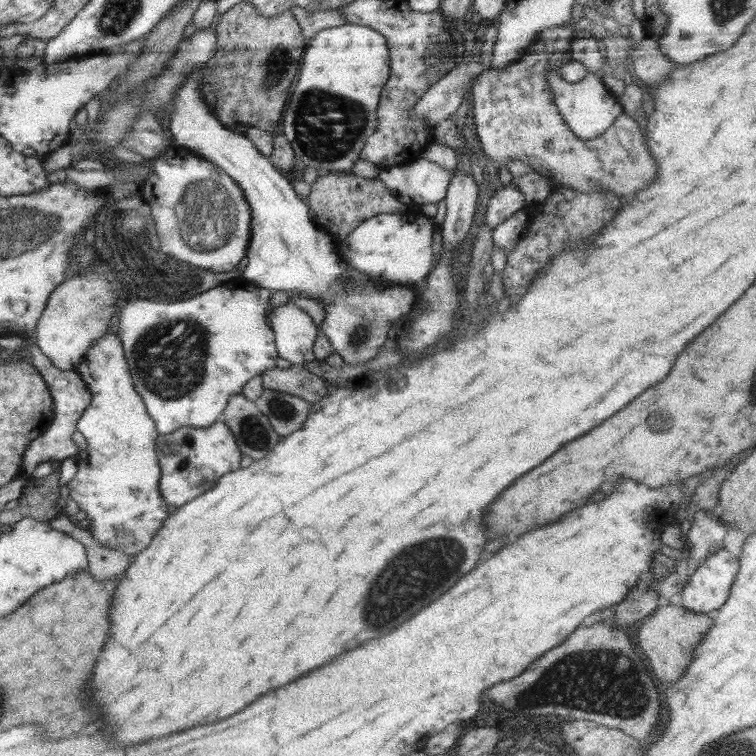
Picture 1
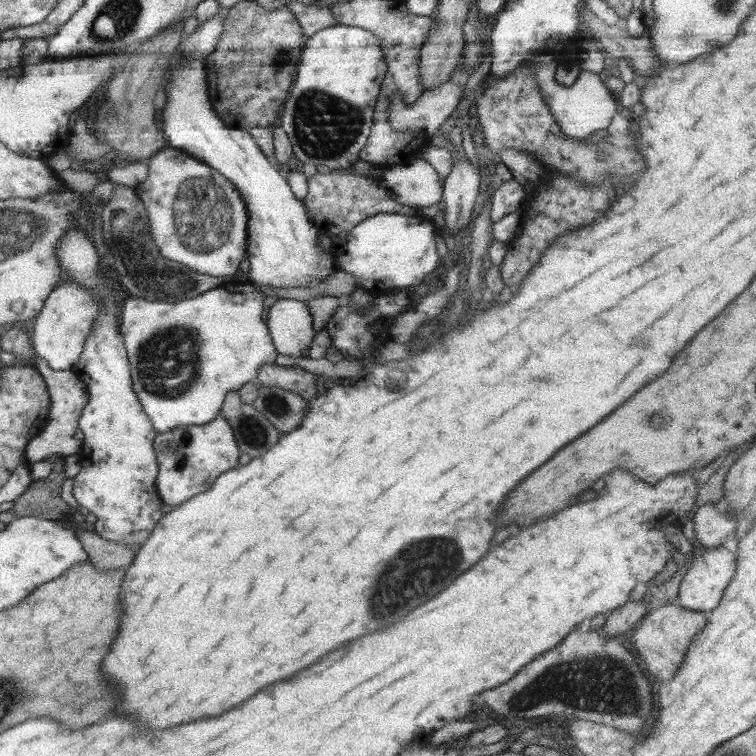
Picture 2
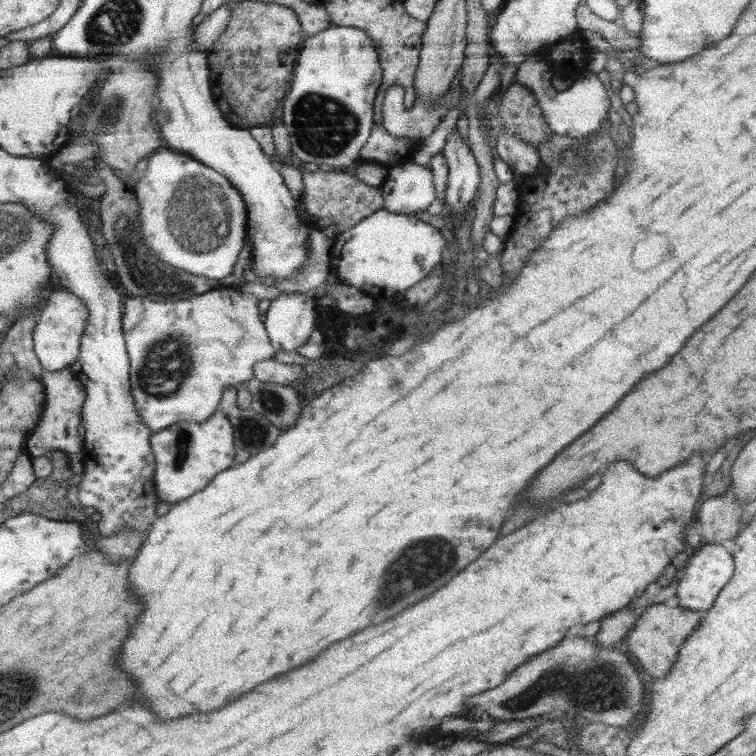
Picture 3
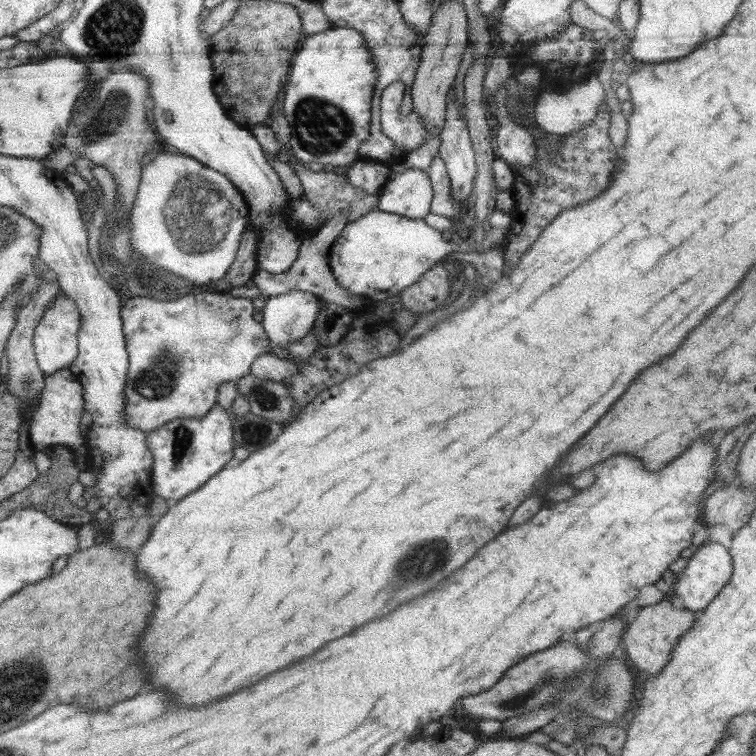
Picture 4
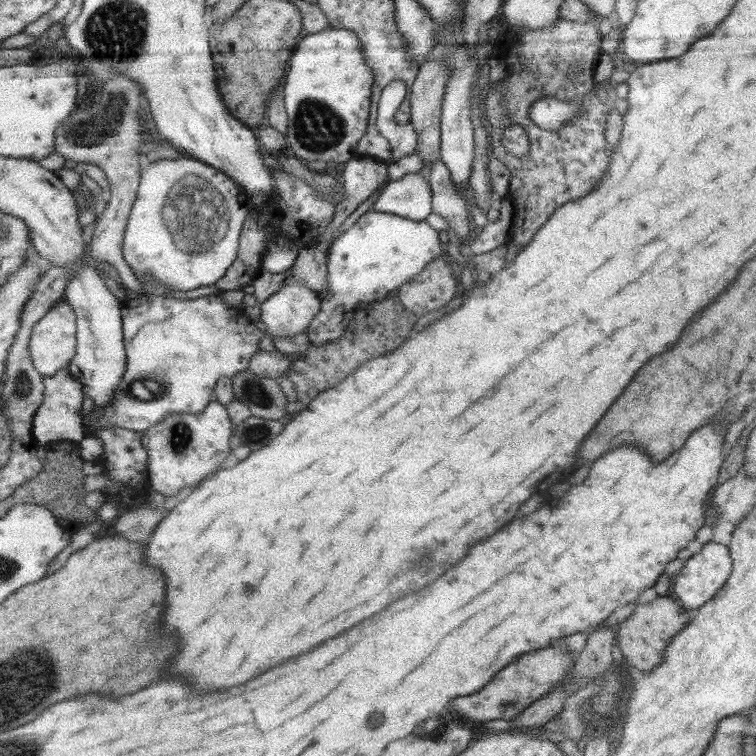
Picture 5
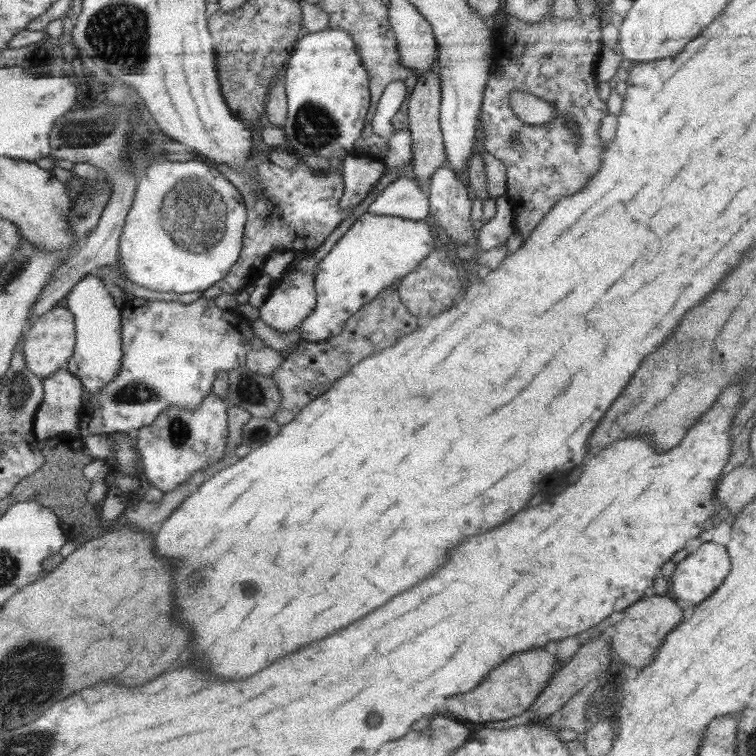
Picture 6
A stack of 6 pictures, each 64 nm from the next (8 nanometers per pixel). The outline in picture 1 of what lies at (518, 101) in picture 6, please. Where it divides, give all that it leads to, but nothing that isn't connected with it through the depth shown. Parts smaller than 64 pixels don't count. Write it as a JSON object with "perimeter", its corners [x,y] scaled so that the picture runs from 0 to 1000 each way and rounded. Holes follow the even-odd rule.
{"perimeter":[[[728,91],[722,95],[722,106],[725,111],[730,111],[738,151],[749,160],[755,173],[769,184],[794,183],[800,172],[811,165],[813,157],[824,149],[819,139],[817,124],[807,118],[803,108],[798,108],[780,95],[770,107],[755,111],[742,103],[738,94]]]}

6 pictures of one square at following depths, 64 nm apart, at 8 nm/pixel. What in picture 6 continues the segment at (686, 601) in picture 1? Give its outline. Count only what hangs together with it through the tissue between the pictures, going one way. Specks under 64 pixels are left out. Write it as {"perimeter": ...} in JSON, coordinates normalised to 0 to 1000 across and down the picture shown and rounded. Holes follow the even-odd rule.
{"perimeter":[[[942,716],[931,717],[921,729],[910,733],[906,741],[894,746],[894,754],[885,765],[889,769],[886,780],[889,780],[893,794],[910,795],[918,800],[926,799],[956,772],[966,753],[966,738],[960,725],[955,720],[946,720]]]}

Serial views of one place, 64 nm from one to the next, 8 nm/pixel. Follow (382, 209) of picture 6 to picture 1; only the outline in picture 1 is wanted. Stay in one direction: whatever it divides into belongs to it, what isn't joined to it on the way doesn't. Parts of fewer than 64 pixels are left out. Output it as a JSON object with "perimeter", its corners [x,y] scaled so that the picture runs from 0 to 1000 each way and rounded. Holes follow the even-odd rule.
{"perimeter":[[[556,206],[534,217],[504,222],[499,234],[526,266],[560,271],[579,269],[590,261],[599,226]]]}

